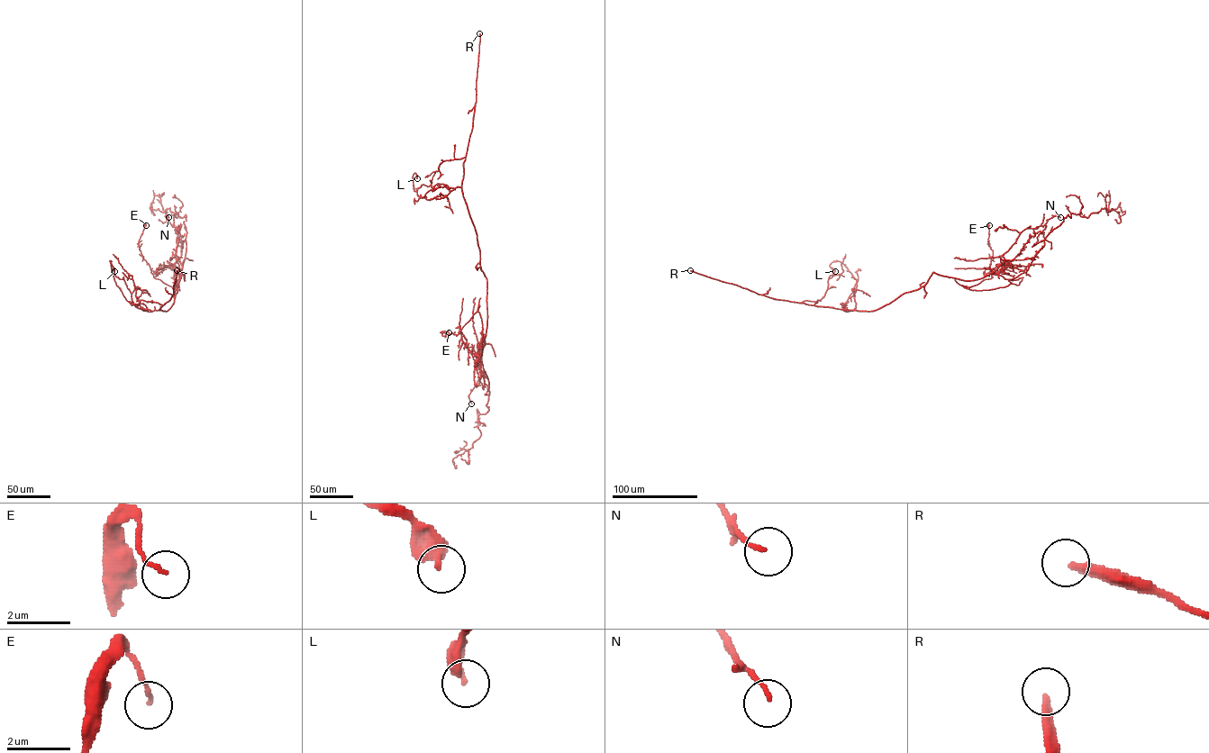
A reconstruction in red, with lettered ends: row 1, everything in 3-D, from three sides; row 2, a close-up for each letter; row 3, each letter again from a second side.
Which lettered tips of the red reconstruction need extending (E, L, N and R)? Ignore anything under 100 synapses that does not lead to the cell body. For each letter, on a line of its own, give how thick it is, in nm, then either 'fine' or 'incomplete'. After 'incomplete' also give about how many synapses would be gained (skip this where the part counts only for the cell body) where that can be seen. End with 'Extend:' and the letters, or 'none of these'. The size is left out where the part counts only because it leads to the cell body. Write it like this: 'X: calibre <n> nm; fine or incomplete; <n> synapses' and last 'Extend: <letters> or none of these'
E: calibre 110 nm; fine
L: calibre 400 nm; fine
N: calibre 100 nm; fine
R: calibre 260 nm; incomplete; 130 synapses
Extend: R

